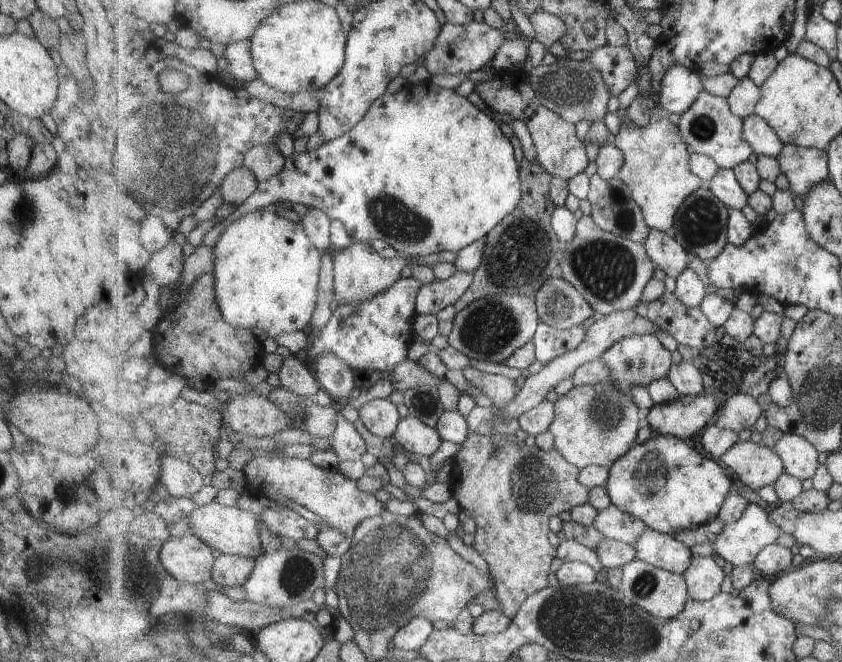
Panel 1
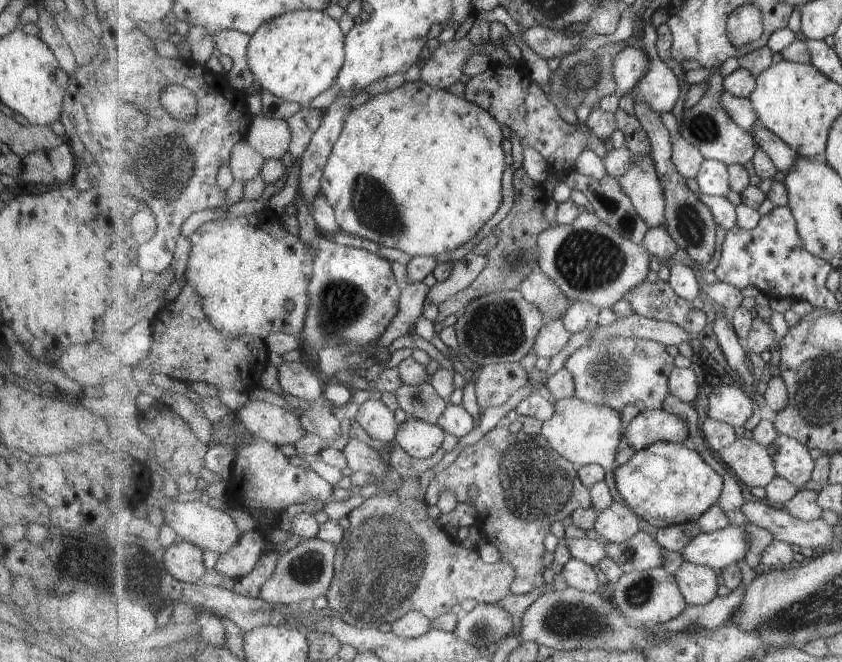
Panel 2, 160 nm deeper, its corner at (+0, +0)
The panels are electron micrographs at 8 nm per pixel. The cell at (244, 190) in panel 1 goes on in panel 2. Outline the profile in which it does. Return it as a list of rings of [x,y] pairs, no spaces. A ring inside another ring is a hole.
[[[245,137],[235,146],[228,163],[235,179],[246,183],[261,174],[265,161],[266,158]]]

